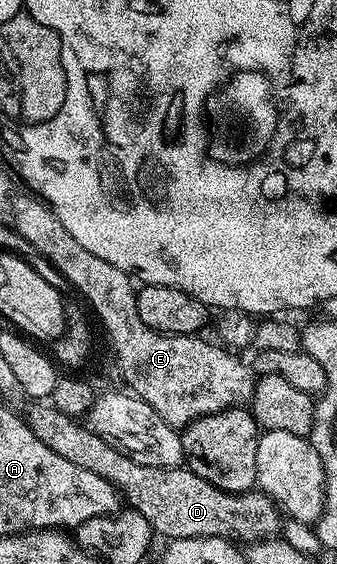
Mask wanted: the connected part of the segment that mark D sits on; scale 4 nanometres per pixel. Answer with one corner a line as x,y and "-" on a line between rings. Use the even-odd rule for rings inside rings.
54,405
32,407
35,408
29,413
26,412
25,418
33,429
33,433
37,433
37,437
41,441
45,441
45,445
49,445
49,449
53,449
53,453
61,453
61,457
73,461
73,465
81,465
81,469
90,469
92,473
97,473
97,477
105,477
105,481
112,483
125,500
126,506
141,513
141,517
145,517
145,521
149,521
152,532
156,536
164,535
164,540
167,541
185,537
221,537
238,541
243,545
250,545
264,539
276,538
280,534
281,512
264,491
252,489
243,491
239,495
230,495
228,491
219,491
213,485
209,485
209,481
197,477
197,473
193,473
186,465
177,467
141,465
137,461
133,461
131,456
124,451
119,451
116,447
101,441
82,422
61,413

